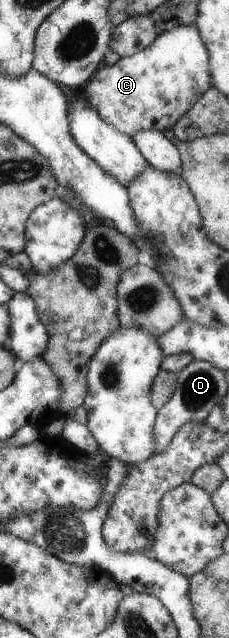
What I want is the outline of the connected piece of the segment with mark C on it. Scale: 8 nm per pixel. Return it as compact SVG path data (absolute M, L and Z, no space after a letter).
M184 25L181 27L176 27L174 30L160 33L157 38L155 38L155 41L143 51L137 52L136 54L130 55L129 57L120 59L116 64L104 65L104 67L99 68L95 75L89 80L87 88L85 88L85 98L88 101L88 104L93 109L96 109L98 111L99 117L107 125L114 127L118 132L121 132L123 135L133 137L137 132L145 130L158 131L163 133L164 130L170 130L179 121L179 118L182 118L185 115L185 112L188 112L188 109L191 108L191 106L195 104L195 102L199 100L199 98L211 87L208 61L209 56L207 48L205 47L203 40L200 38L196 26Z

